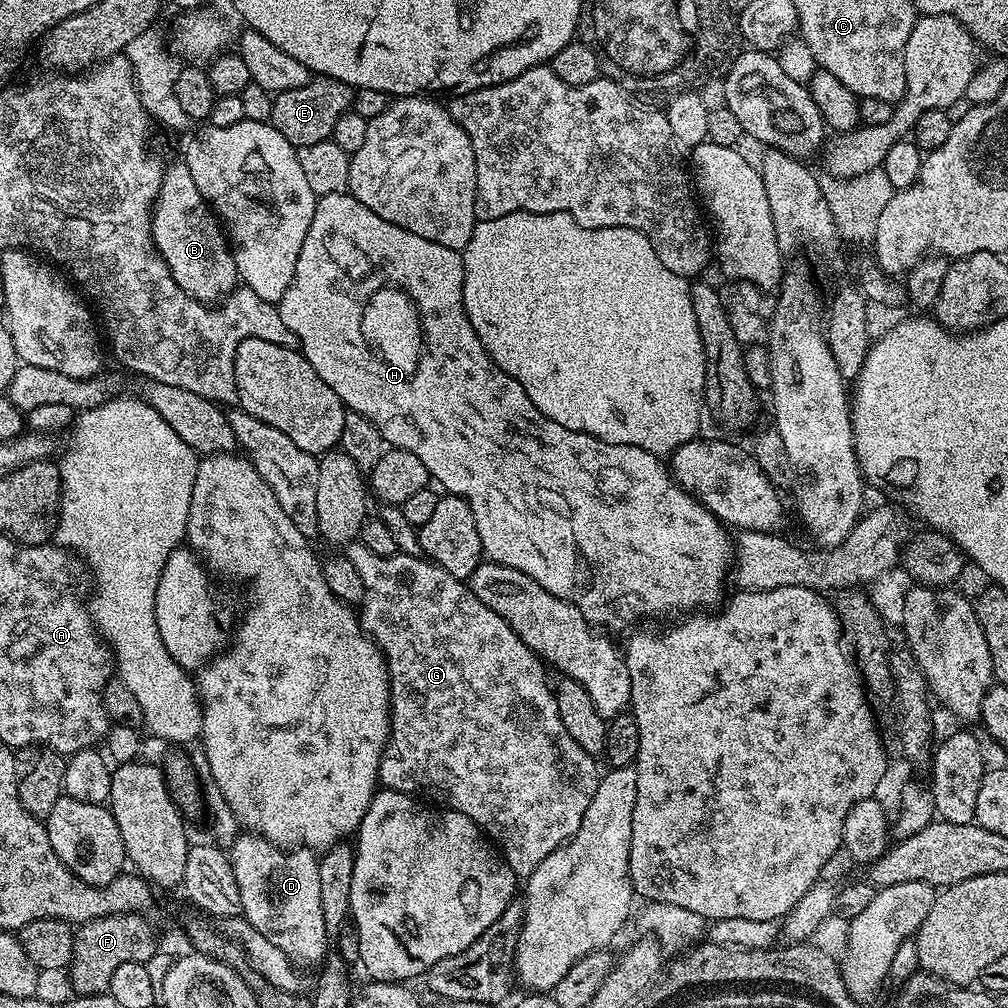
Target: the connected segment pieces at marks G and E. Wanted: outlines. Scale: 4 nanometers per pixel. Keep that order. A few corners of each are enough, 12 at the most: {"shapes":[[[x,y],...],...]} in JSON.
{"shapes":[[[359,542],[379,783],[526,878],[602,775],[465,581]],[[313,75],[277,92],[270,123],[299,150],[331,137],[354,90]]]}

